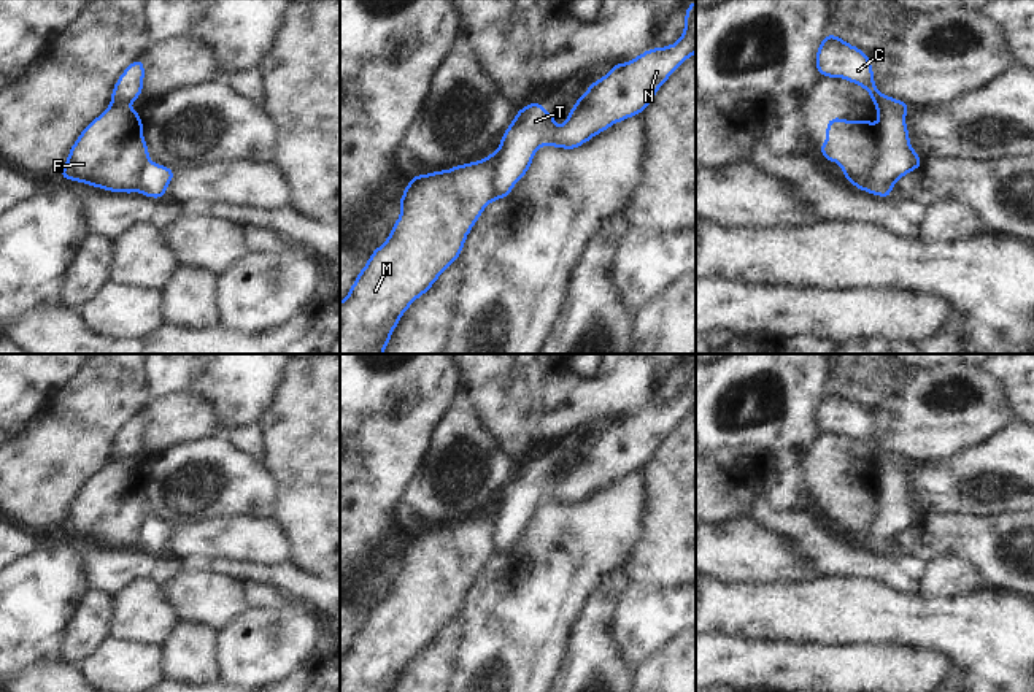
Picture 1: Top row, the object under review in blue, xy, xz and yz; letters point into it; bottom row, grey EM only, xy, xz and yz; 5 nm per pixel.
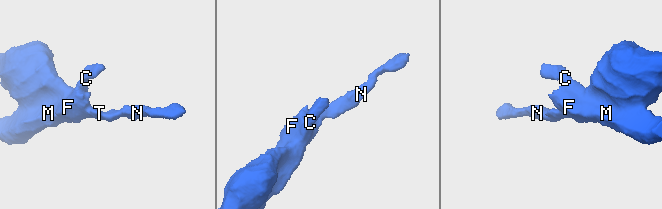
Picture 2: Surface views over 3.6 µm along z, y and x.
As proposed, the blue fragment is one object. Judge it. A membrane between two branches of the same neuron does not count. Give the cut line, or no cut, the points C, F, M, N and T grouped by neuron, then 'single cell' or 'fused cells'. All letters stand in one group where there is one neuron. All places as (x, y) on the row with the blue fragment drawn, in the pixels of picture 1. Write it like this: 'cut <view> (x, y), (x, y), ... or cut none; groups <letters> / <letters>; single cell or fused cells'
cut yz (879, 129), (875, 164), (848, 180); groups C N T / F M; fused cells

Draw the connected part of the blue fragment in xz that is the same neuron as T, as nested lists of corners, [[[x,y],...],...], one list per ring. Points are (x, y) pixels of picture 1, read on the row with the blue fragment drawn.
[[[696,0],[688,5],[685,13],[685,30],[678,41],[664,48],[646,49],[635,59],[624,63],[613,63],[612,70],[594,81],[586,92],[573,103],[567,114],[567,121],[558,127],[556,114],[548,113],[543,103],[531,102],[519,111],[502,135],[496,151],[496,176],[494,176],[494,200],[507,198],[515,184],[527,173],[532,165],[534,154],[542,146],[564,148],[572,151],[592,136],[605,132],[613,124],[618,124],[632,116],[639,116],[654,98],[661,86],[670,75],[696,54]]]

